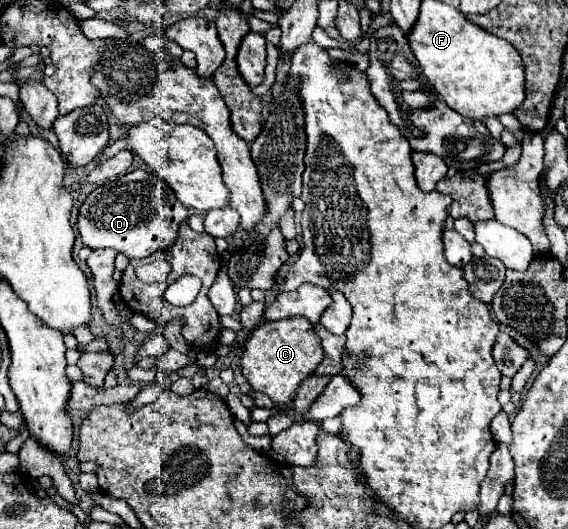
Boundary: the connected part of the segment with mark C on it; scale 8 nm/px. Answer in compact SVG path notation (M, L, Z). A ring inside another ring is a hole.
M289 317L263 323L251 331L241 357L241 373L253 391L265 393L275 405L283 405L293 401L299 383L315 371L321 357L323 349L319 337L313 333L313 325L303 317Z

